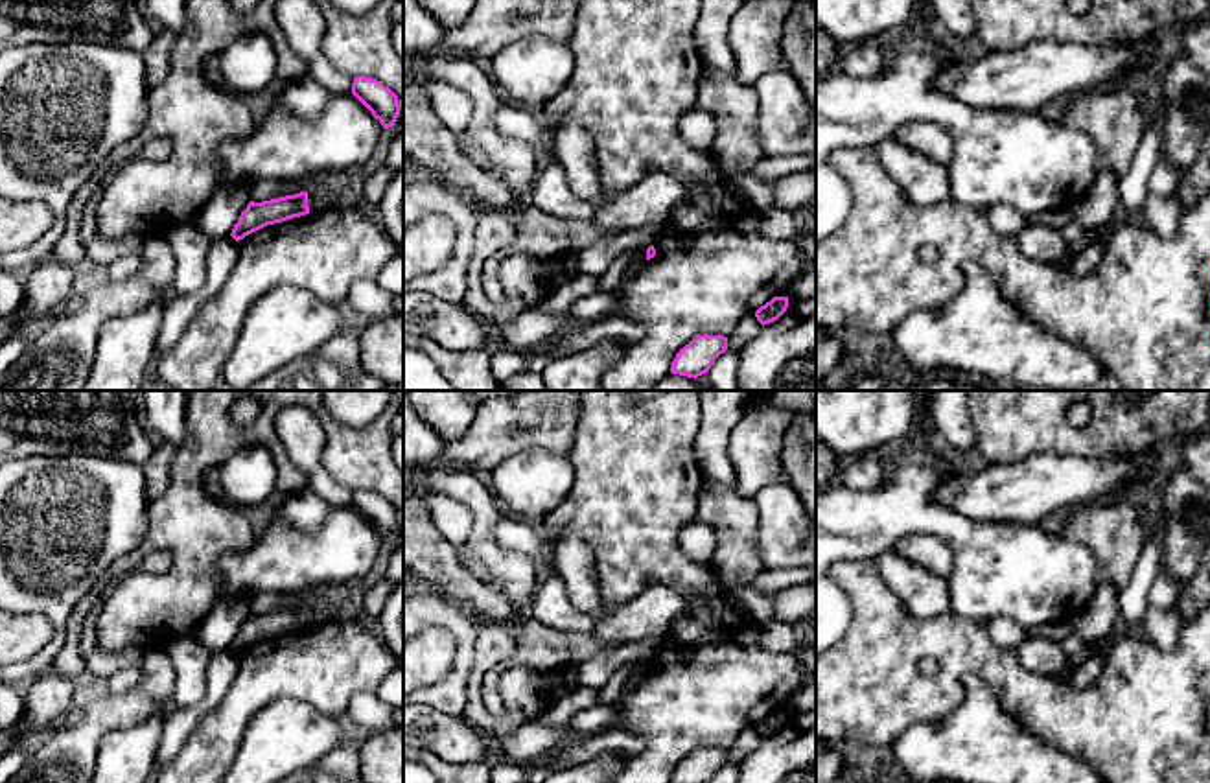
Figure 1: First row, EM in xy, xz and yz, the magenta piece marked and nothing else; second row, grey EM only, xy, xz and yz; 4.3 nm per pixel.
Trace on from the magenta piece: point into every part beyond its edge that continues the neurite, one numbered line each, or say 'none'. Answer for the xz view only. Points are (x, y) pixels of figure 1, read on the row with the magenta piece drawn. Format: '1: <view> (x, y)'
none

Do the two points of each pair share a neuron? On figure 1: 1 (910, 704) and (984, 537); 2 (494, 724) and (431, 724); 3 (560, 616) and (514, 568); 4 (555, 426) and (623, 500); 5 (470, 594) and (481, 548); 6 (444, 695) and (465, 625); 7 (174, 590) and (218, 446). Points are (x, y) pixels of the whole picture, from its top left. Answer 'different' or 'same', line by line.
1: different
2: different
3: different
4: different
5: different
6: same
7: same

